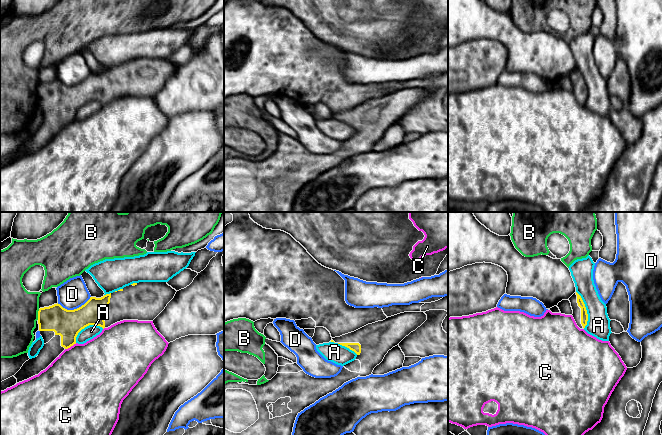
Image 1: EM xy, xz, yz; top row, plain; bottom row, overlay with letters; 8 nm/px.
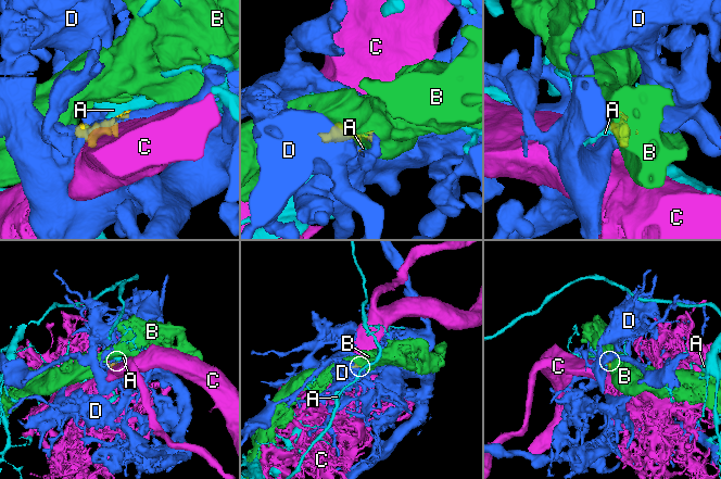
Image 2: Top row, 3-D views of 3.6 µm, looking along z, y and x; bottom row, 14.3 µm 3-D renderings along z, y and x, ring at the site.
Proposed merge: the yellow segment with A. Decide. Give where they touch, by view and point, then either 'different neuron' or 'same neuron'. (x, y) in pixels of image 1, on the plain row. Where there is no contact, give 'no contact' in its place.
yz (586, 86) | different neuron

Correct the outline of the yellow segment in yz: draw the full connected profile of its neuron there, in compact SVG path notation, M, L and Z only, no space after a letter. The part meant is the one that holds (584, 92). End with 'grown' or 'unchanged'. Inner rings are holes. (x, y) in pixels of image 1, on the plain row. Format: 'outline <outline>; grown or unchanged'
outline M575 68L570 74L571 83L573 86L573 94L580 105L584 105L587 101L588 90L585 83L585 80L581 72Z; grown

